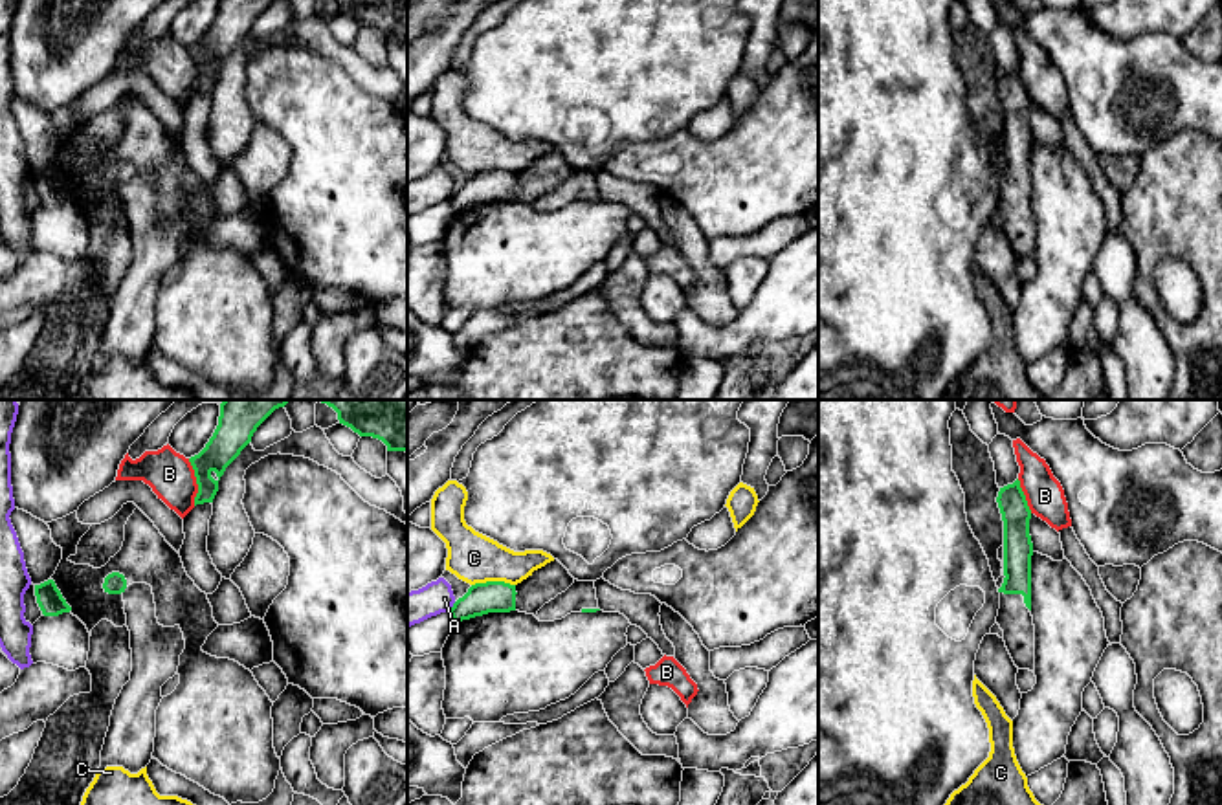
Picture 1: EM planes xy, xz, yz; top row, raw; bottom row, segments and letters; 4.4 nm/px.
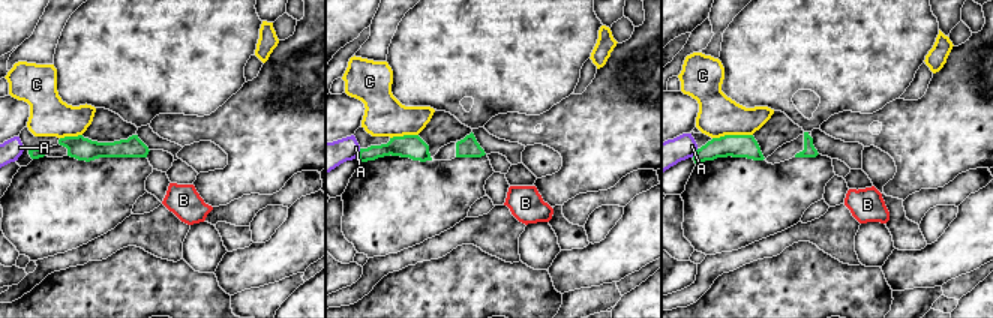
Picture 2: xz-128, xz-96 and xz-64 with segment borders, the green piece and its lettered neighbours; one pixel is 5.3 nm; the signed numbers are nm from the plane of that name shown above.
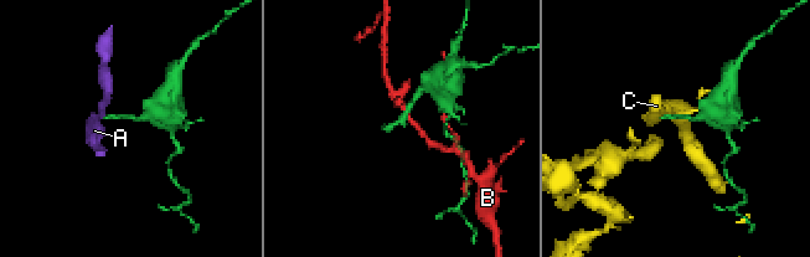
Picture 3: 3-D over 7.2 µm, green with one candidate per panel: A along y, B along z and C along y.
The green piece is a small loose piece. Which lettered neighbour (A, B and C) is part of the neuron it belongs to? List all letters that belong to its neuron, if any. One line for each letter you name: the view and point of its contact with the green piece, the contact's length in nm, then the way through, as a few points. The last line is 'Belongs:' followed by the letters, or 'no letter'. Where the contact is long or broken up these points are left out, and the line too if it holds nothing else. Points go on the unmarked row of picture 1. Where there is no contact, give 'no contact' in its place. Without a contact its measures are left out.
Belongs: no letter

